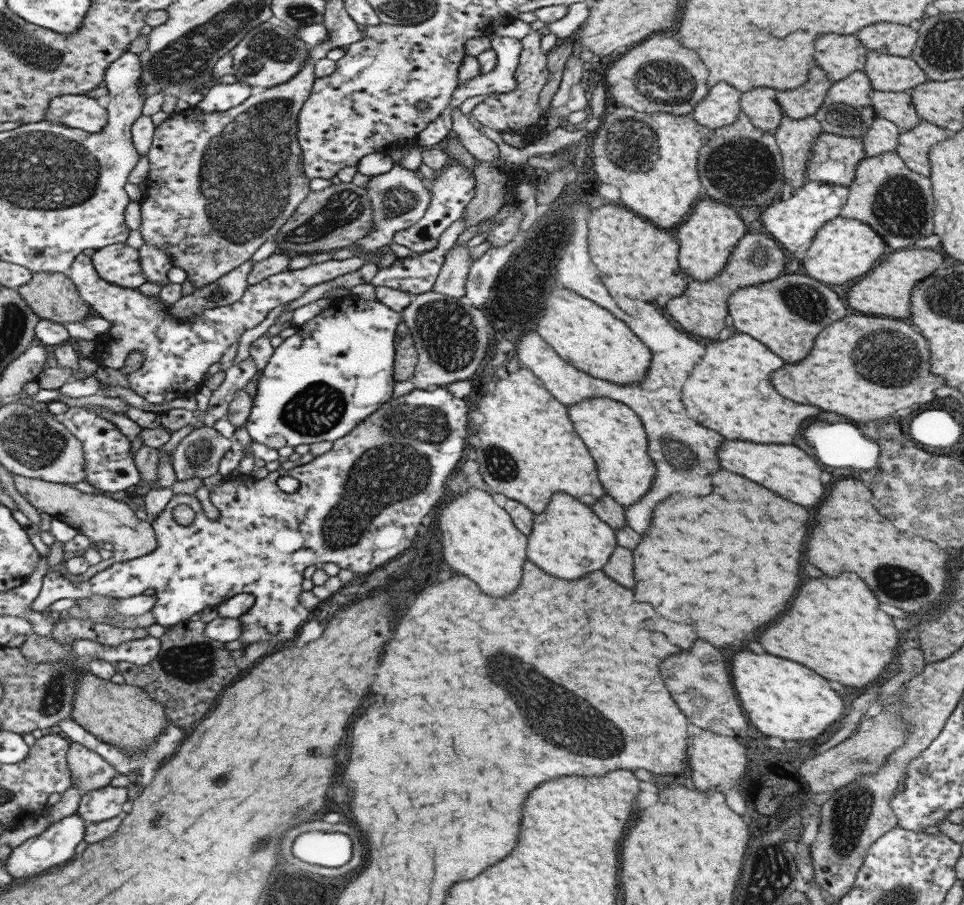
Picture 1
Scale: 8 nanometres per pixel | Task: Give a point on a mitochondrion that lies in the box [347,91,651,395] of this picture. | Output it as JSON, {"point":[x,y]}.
{"point":[450,337]}

